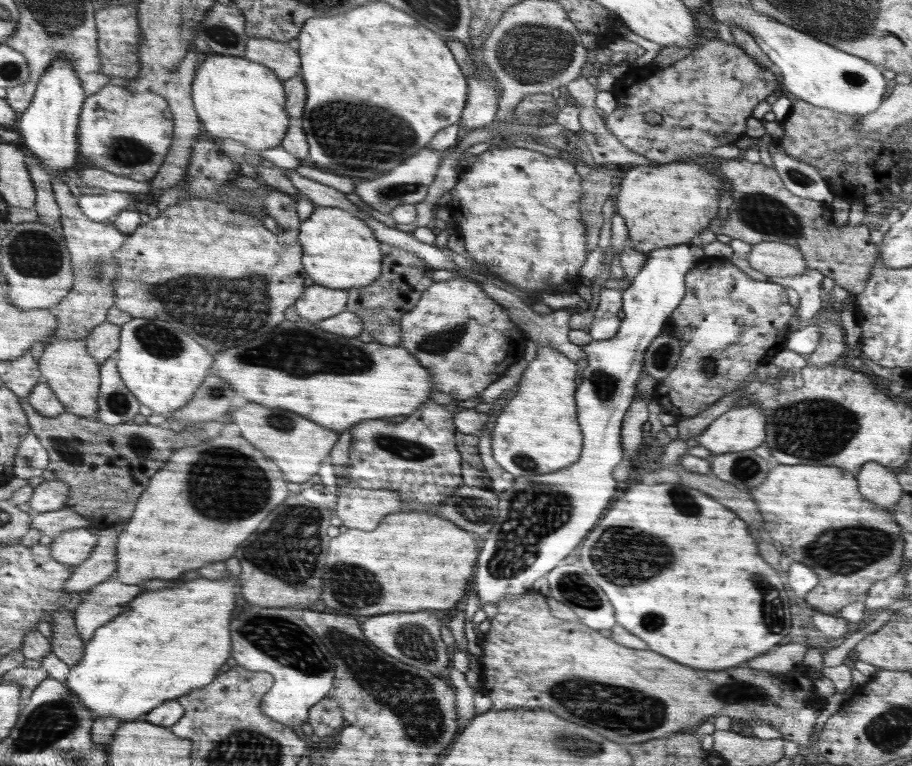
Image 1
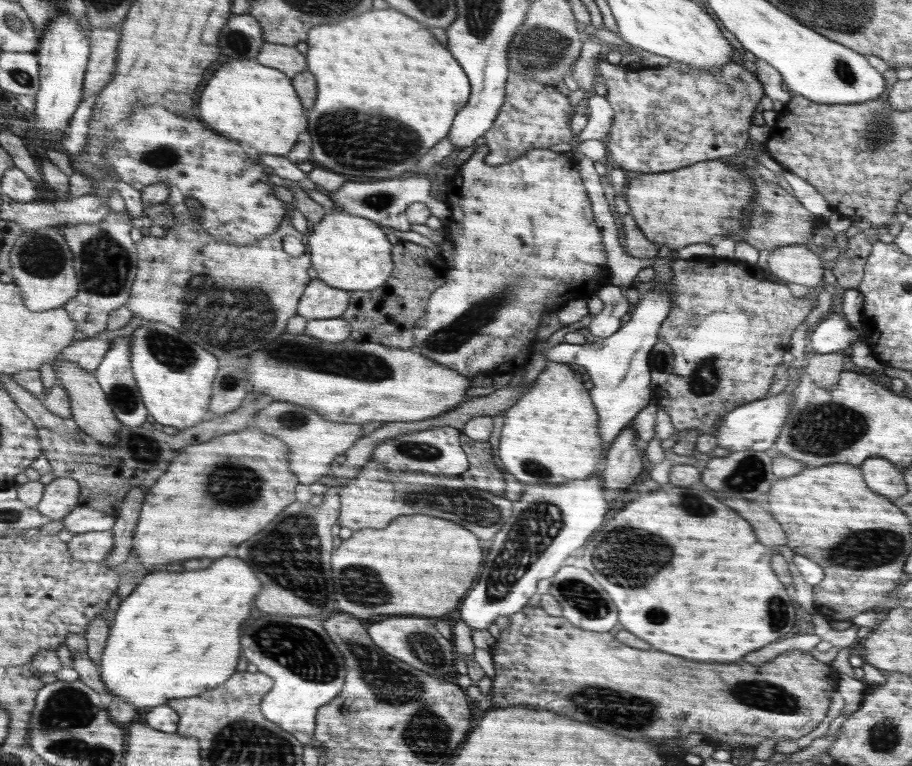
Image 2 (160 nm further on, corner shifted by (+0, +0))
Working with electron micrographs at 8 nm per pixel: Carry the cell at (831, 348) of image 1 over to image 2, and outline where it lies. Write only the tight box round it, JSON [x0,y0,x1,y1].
[804,350,848,389]

